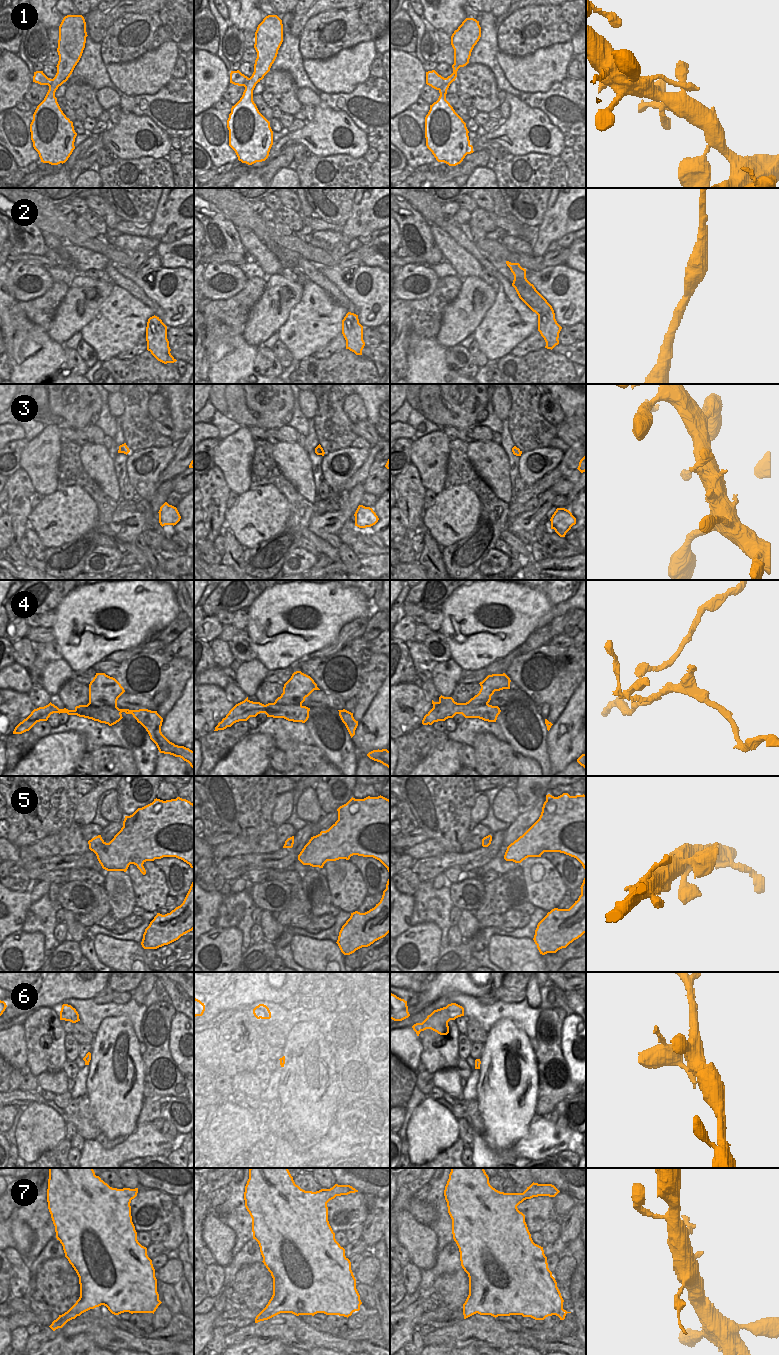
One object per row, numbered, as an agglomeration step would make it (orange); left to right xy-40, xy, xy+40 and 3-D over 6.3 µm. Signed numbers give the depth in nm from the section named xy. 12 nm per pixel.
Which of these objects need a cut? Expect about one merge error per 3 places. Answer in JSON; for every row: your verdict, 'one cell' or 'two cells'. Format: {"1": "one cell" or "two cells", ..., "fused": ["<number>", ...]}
{"1": "one cell", "2": "one cell", "3": "one cell", "4": "two cells", "5": "one cell", "6": "two cells", "7": "two cells", "fused": ["4", "6", "7"]}

